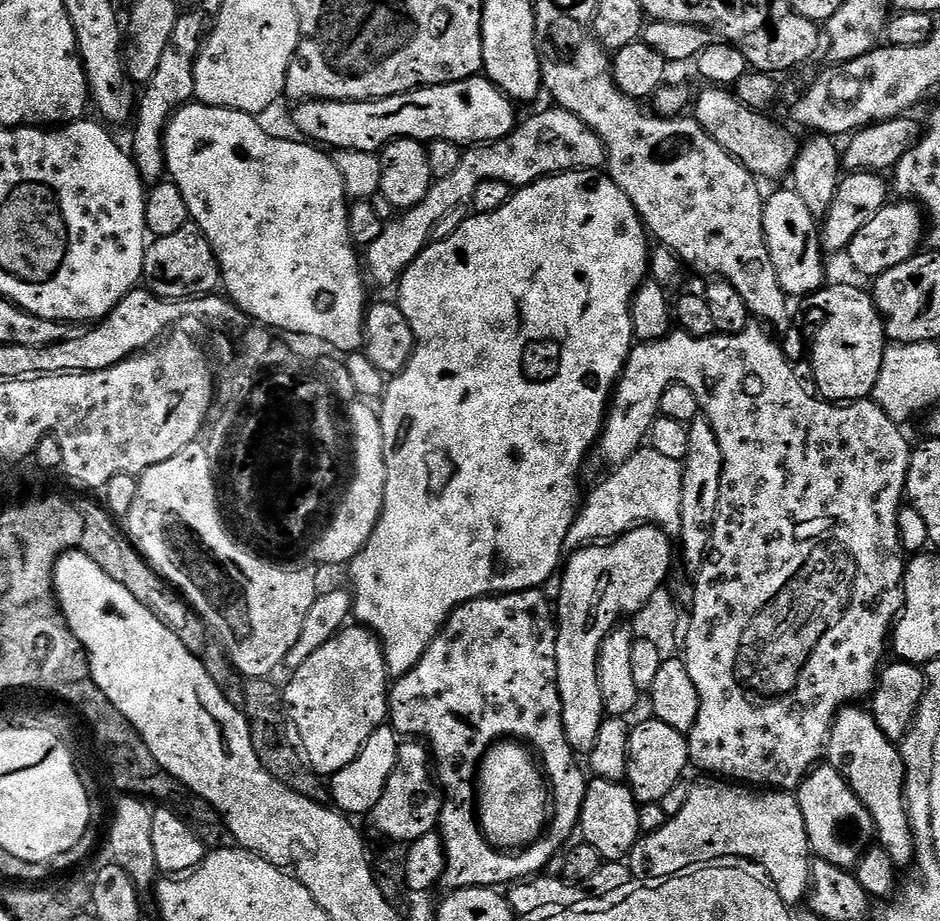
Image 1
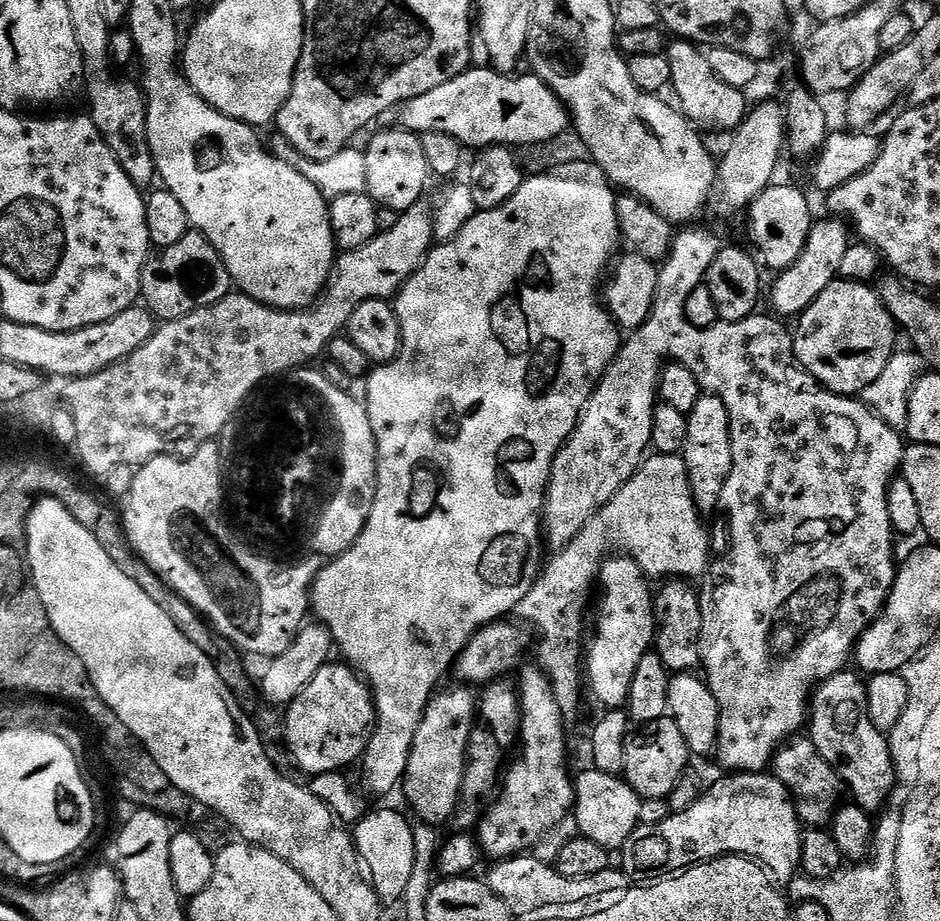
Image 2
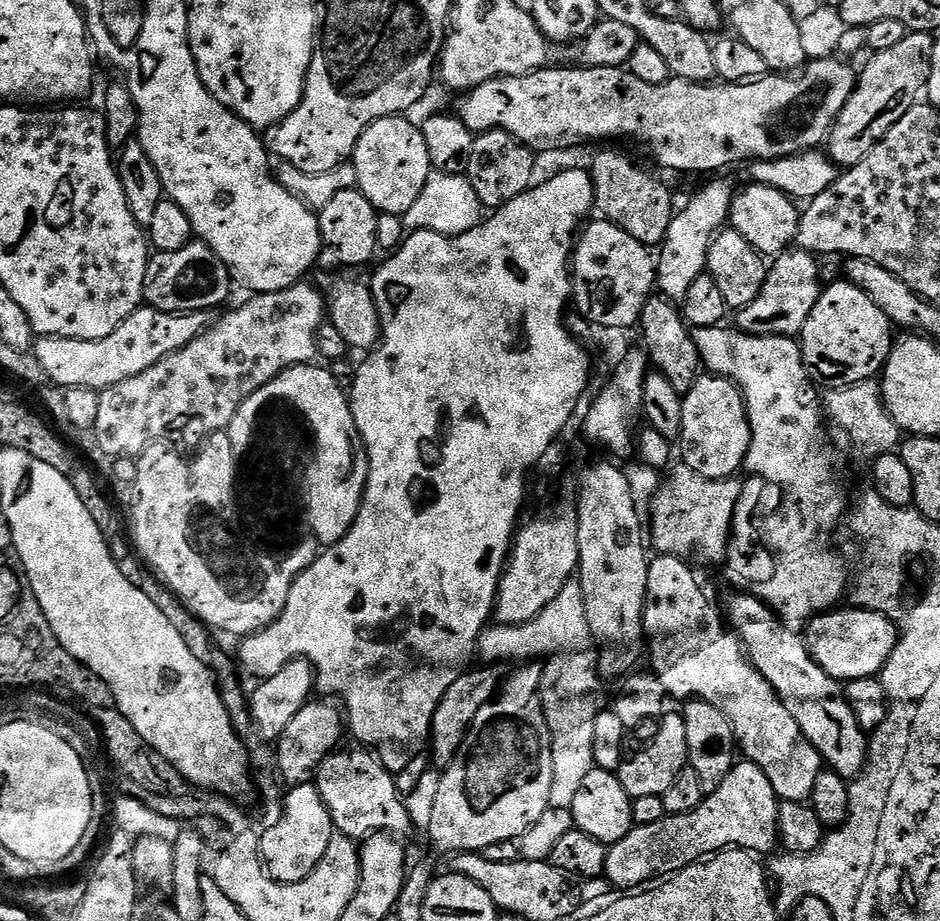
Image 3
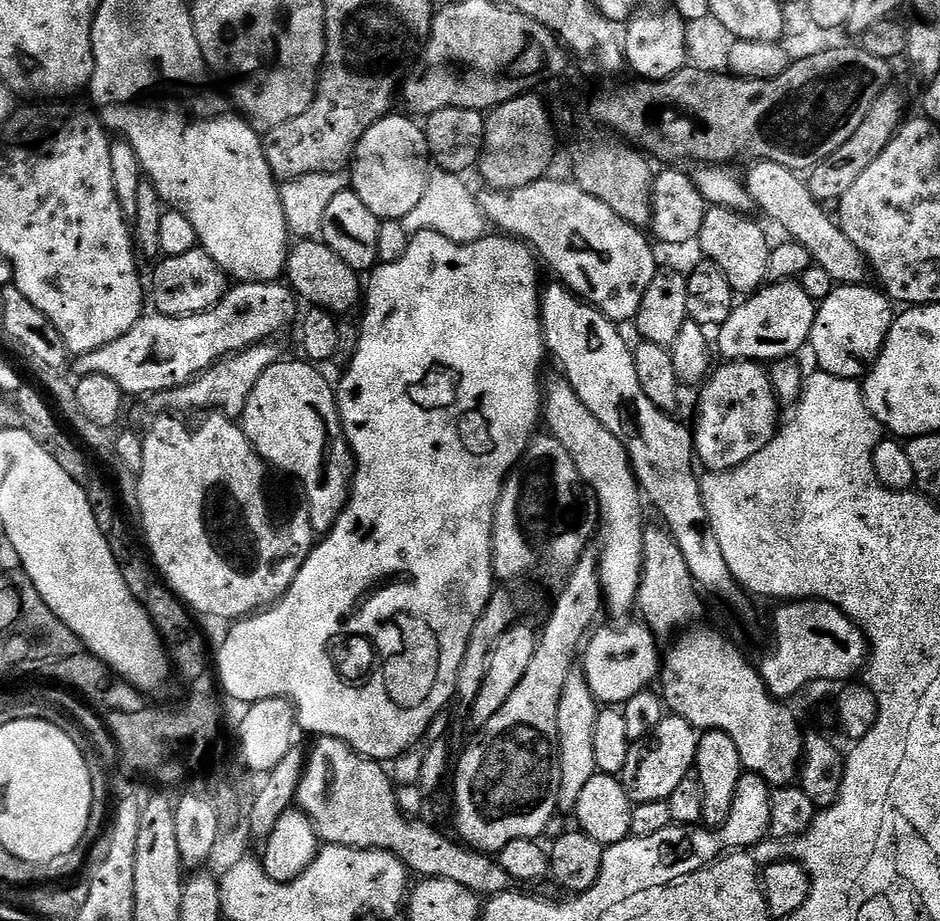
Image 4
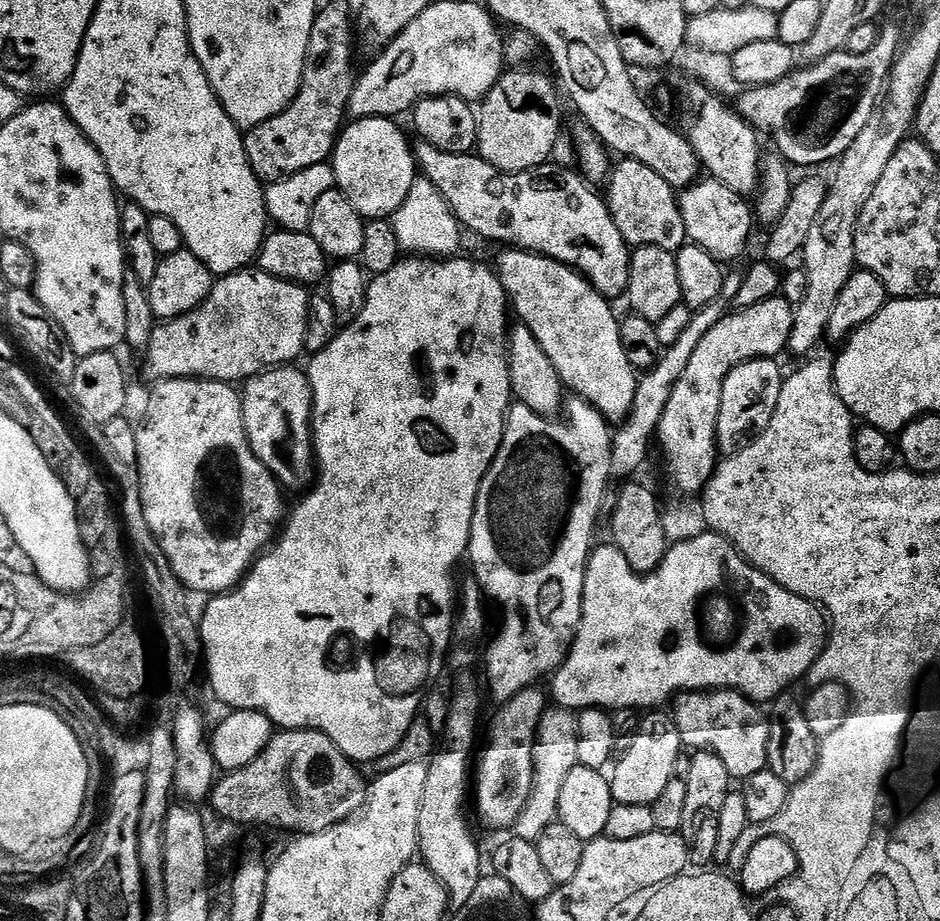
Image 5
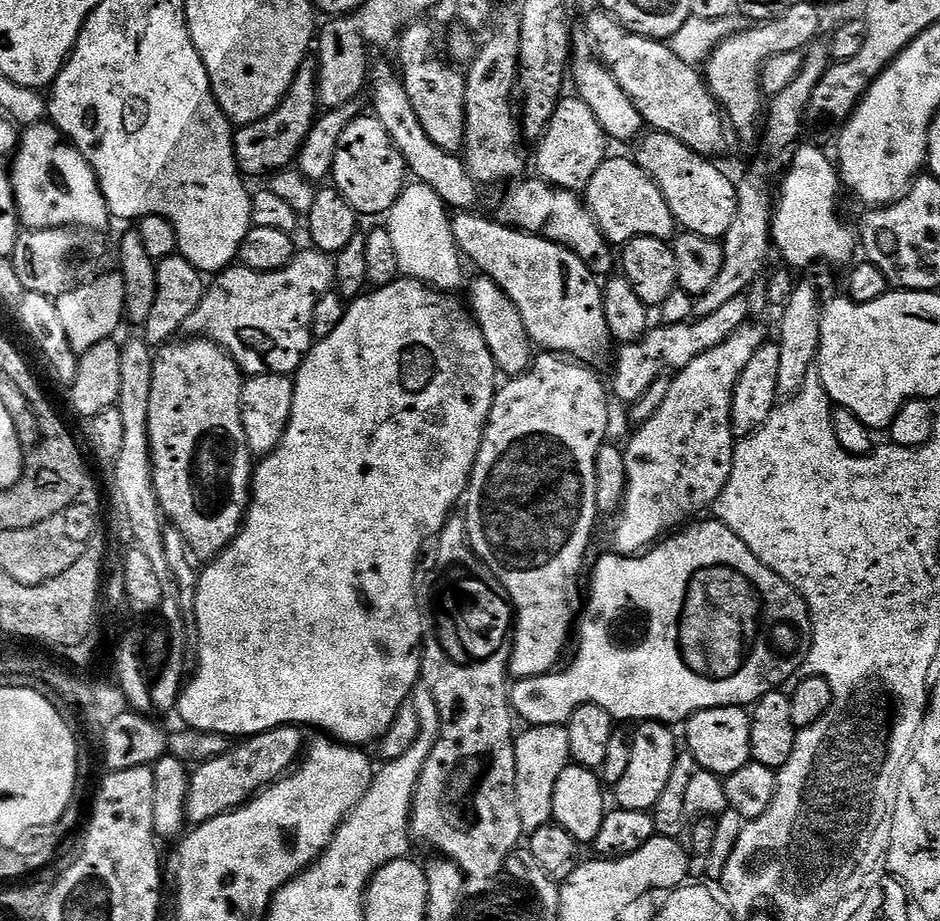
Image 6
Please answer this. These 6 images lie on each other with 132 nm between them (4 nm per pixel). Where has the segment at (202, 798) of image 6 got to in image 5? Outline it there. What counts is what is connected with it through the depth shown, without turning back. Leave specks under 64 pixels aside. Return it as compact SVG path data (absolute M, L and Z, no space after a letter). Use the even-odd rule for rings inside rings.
M293 728L280 730L250 766L242 766L237 772L224 772L211 786L211 811L233 826L239 824L273 824L276 828L289 828L292 834L321 832L340 824L359 812L366 802L369 781L355 764L343 756L341 749L327 734L319 730Z

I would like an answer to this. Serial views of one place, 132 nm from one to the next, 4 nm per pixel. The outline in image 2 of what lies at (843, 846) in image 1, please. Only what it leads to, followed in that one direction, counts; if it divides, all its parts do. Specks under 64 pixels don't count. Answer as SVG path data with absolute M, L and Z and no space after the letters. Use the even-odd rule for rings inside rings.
M792 738L787 741L772 757L771 775L788 787L789 794L796 802L796 813L801 821L808 826L824 826L831 821L836 813L838 801L842 796L842 781L836 771L818 754L811 739Z

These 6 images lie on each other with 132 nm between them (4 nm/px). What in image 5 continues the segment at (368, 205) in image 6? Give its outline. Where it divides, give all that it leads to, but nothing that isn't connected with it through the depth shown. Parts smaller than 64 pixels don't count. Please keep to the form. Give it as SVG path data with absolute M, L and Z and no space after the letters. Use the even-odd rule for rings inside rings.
M386 116L352 120L332 149L330 163L336 175L336 188L365 221L391 218L398 206L406 202L406 194L410 194L410 186L418 178L413 145L408 145L407 134L396 124L399 123L395 119Z

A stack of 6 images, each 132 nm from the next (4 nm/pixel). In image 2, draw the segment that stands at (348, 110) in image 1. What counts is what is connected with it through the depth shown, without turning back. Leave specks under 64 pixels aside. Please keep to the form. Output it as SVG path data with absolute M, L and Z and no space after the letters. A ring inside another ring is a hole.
M491 66L485 68L469 67L467 72L450 78L450 82L442 82L442 86L434 86L434 90L426 90L426 94L418 94L418 98L410 98L406 102L396 104L380 115L379 123L388 130L405 132L441 132L458 138L458 142L468 150L479 150L493 146L517 146L516 144L551 145L570 128L568 109L563 102L539 80L535 74L518 76L505 74Z

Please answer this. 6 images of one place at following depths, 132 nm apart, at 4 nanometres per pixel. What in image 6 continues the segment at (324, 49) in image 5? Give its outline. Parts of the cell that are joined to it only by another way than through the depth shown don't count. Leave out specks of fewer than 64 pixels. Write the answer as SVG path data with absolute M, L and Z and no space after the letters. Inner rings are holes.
M305 62L298 70L290 90L284 95L284 100L266 118L253 124L243 125L233 135L232 145L236 155L236 165L240 167L245 177L275 174L287 169L288 164L300 155L302 142L306 142L306 134L310 134L312 124L318 115L316 98L316 69L317 65Z

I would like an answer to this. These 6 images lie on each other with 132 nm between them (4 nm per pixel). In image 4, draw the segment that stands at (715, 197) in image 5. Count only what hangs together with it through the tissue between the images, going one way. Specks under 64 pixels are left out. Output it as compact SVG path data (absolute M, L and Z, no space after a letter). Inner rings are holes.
M709 207L700 217L698 237L700 236L700 248L704 251L703 259L724 275L736 294L751 294L766 280L770 243L764 237L759 222L751 220L752 218L751 215L729 208L714 207Z

